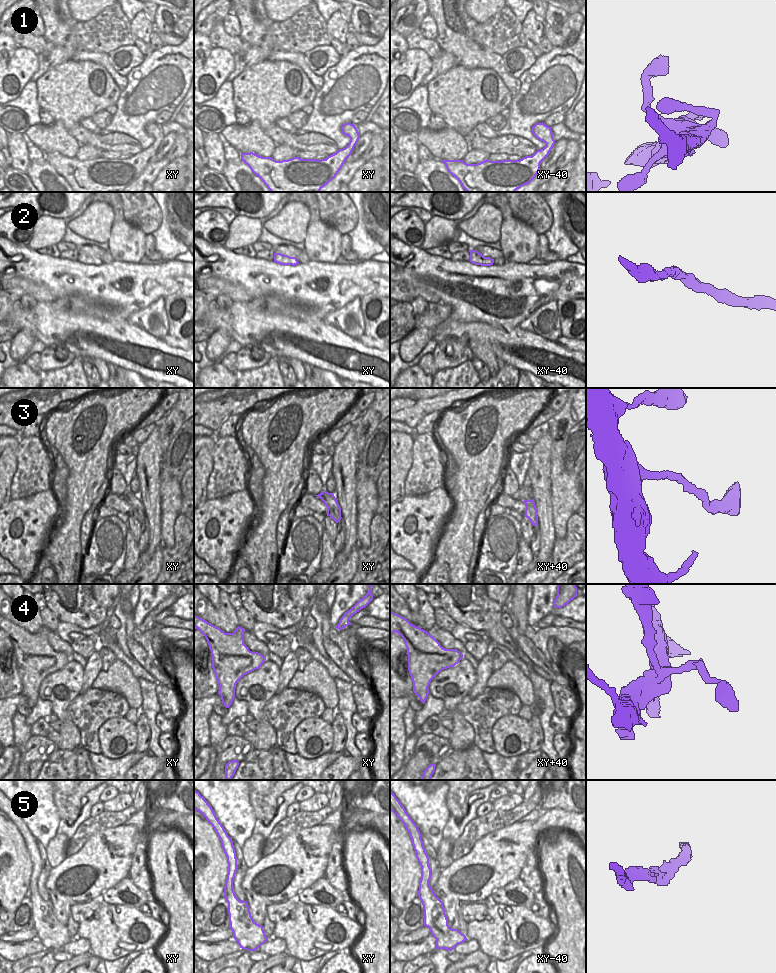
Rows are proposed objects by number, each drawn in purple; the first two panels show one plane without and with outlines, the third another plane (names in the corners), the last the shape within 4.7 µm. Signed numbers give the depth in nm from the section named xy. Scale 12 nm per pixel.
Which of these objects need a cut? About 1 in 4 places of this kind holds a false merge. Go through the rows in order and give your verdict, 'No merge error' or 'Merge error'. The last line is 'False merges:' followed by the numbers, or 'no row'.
1: No merge error
2: No merge error
3: No merge error
4: No merge error
5: No merge error
False merges: no row

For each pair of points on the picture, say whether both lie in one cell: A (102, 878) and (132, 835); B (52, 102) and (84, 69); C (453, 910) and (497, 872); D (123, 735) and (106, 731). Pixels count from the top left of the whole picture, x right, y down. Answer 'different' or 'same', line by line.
A: same
B: same
C: same
D: same

